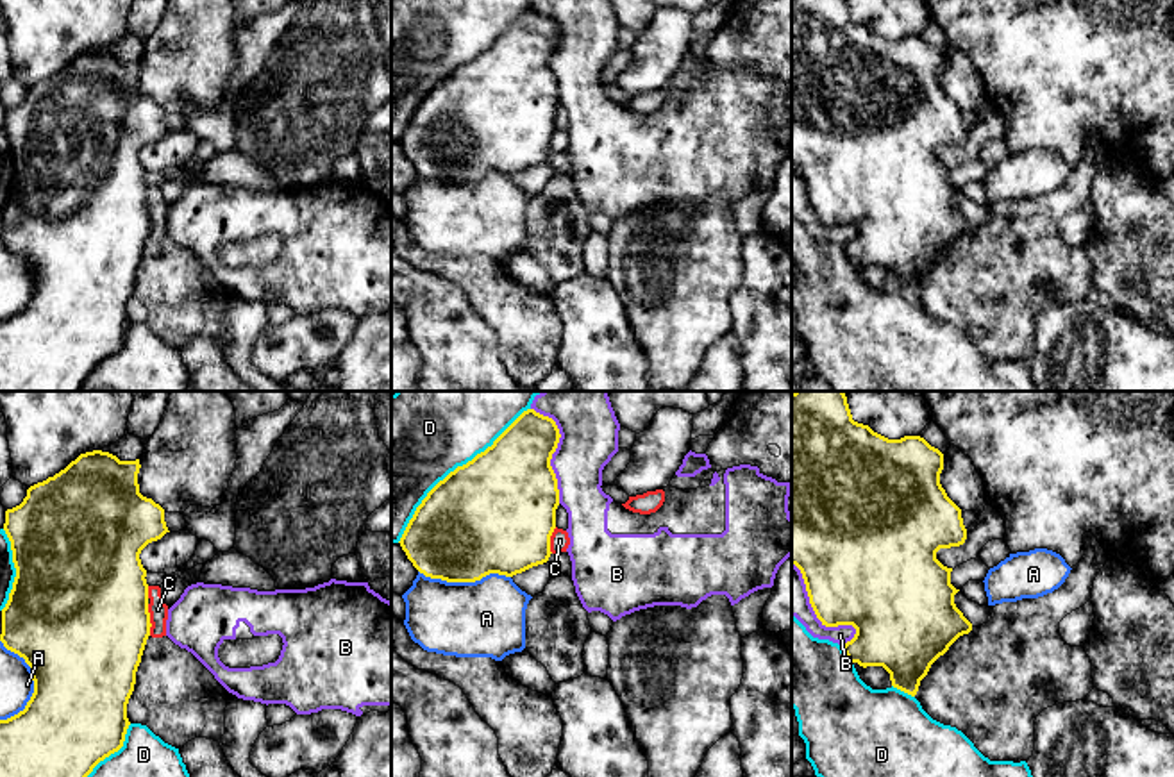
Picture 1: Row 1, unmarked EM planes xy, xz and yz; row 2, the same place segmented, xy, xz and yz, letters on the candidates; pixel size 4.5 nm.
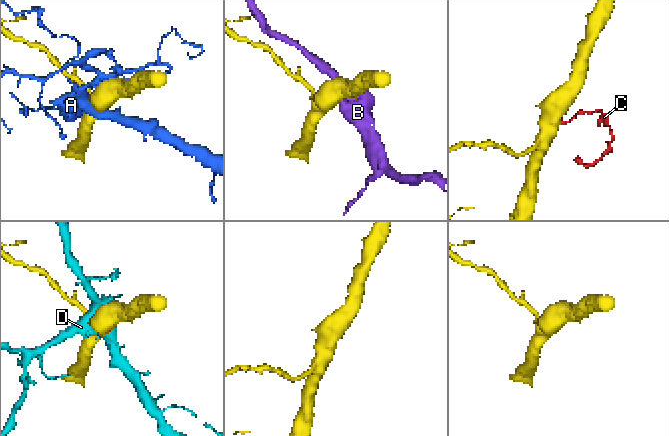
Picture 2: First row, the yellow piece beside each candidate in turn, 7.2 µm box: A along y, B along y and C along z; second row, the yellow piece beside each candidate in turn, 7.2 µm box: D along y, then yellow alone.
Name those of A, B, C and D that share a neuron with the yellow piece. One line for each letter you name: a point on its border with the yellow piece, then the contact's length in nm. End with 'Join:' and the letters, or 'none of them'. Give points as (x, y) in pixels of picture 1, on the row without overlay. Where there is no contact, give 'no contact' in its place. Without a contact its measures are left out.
Join: none of them

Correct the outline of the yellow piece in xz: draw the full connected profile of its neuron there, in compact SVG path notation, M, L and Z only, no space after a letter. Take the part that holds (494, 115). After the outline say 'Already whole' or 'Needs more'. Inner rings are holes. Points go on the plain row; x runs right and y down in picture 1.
M527 9L491 46L440 80L416 107L398 141L413 166L431 179L475 182L490 173L513 177L547 163L559 105L550 66L559 38L552 18Z. Already whole

